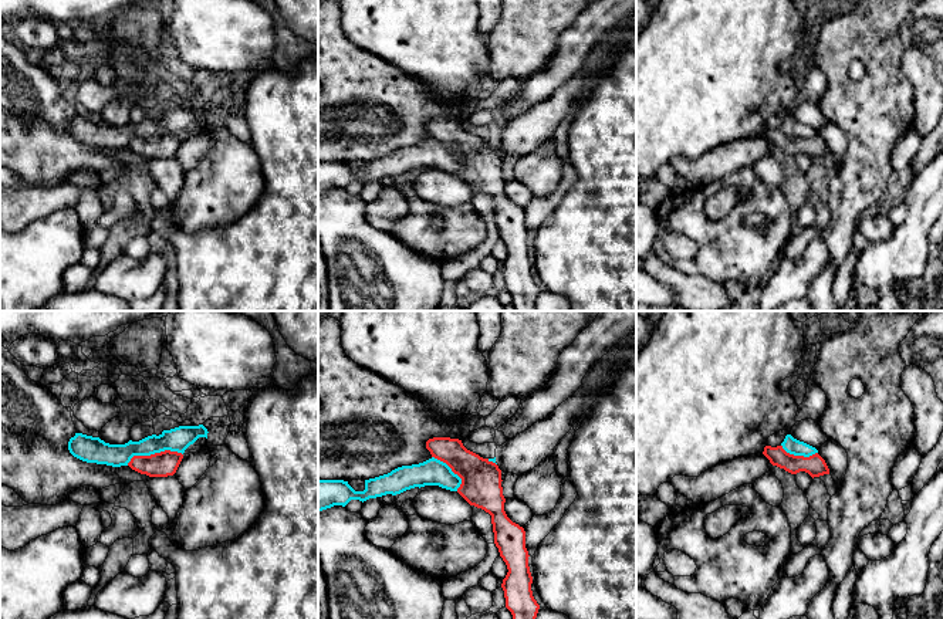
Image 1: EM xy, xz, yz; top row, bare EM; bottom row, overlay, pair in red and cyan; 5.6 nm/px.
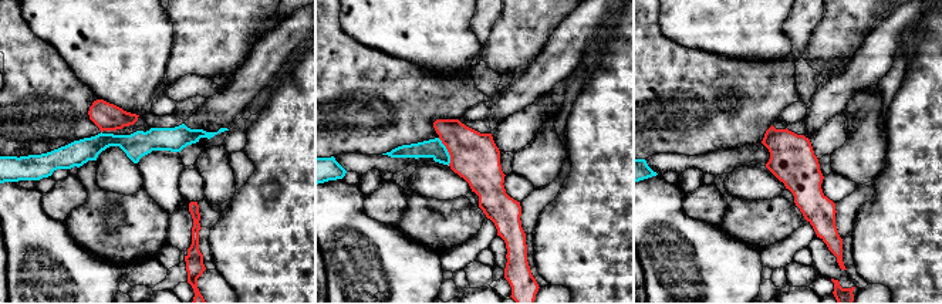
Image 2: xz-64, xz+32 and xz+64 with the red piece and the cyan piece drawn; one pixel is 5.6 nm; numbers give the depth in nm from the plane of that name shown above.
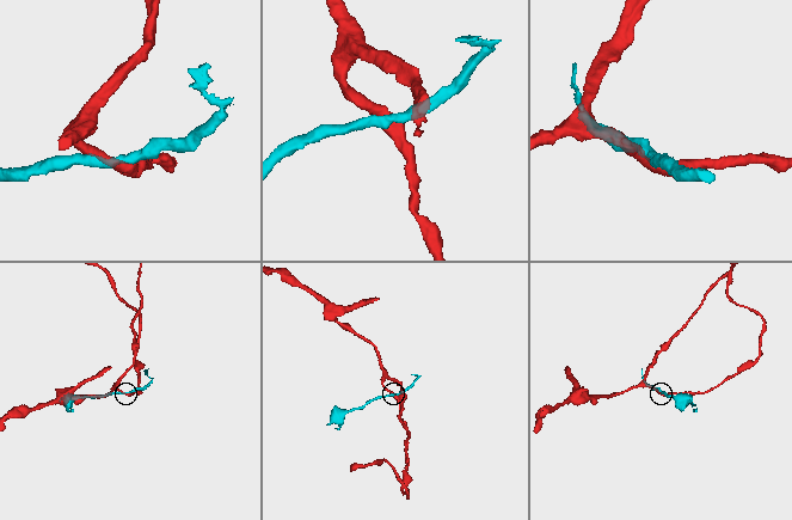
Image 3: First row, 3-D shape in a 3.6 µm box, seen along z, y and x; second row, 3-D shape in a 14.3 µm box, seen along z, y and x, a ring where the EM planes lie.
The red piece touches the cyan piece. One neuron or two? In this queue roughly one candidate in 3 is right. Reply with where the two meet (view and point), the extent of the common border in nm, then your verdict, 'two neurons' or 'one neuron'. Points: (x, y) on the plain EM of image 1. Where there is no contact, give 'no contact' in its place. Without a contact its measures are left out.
xy (155, 135) | 320 nm | two neurons

